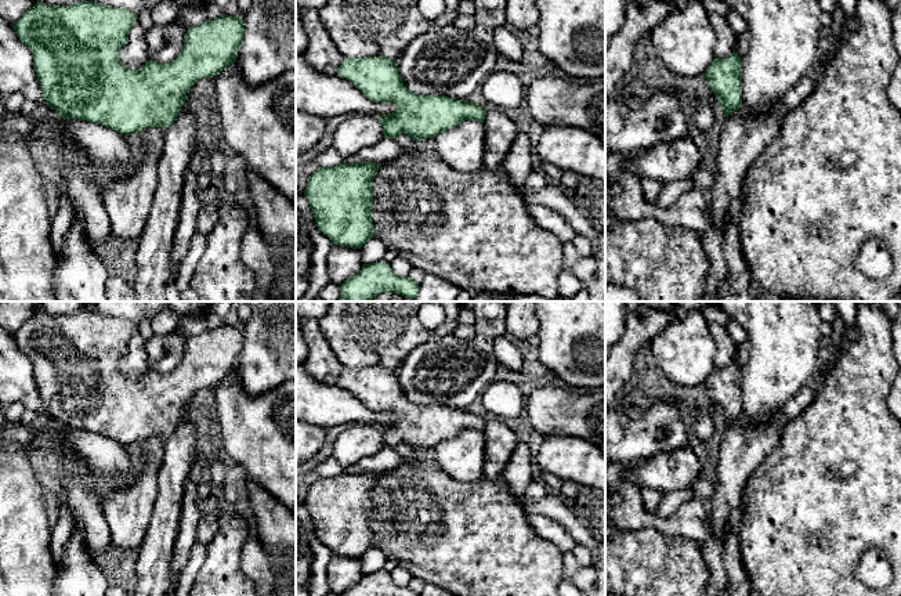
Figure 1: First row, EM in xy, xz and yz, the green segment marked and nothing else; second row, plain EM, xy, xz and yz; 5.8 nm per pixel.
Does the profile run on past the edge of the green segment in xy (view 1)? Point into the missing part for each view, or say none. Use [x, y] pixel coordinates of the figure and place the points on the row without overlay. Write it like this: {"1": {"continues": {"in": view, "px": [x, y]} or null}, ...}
{"1": {"continues": null}}

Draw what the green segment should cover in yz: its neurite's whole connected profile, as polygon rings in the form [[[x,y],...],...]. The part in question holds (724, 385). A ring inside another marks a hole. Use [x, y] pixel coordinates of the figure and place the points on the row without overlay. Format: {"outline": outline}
{"outline": [[[734,362],[716,368],[703,383],[725,426],[742,416],[742,368]]]}

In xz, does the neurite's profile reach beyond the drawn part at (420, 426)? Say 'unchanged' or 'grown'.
unchanged

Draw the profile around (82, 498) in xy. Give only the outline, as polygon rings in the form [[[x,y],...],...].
[[[69,476],[64,494],[75,525],[83,532],[88,550],[97,557],[112,543],[112,532],[102,513],[101,502],[84,476]]]

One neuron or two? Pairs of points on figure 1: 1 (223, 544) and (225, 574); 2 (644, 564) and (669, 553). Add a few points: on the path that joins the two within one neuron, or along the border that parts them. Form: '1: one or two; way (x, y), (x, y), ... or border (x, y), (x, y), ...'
1: one; way (223, 551), (223, 567)
2: one; way (650, 564), (658, 564), (664, 559)

